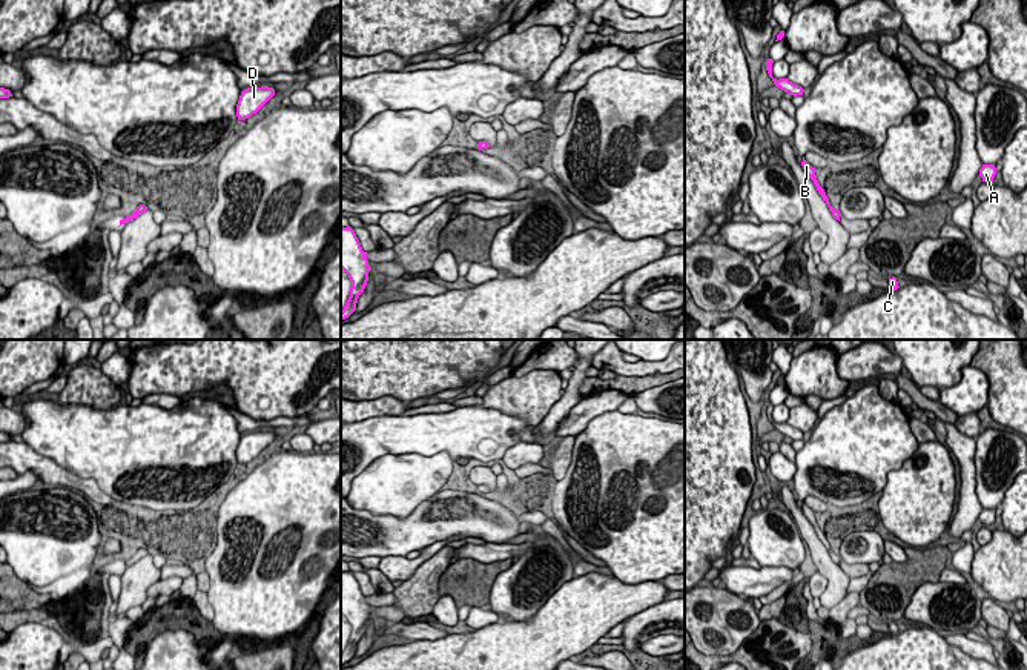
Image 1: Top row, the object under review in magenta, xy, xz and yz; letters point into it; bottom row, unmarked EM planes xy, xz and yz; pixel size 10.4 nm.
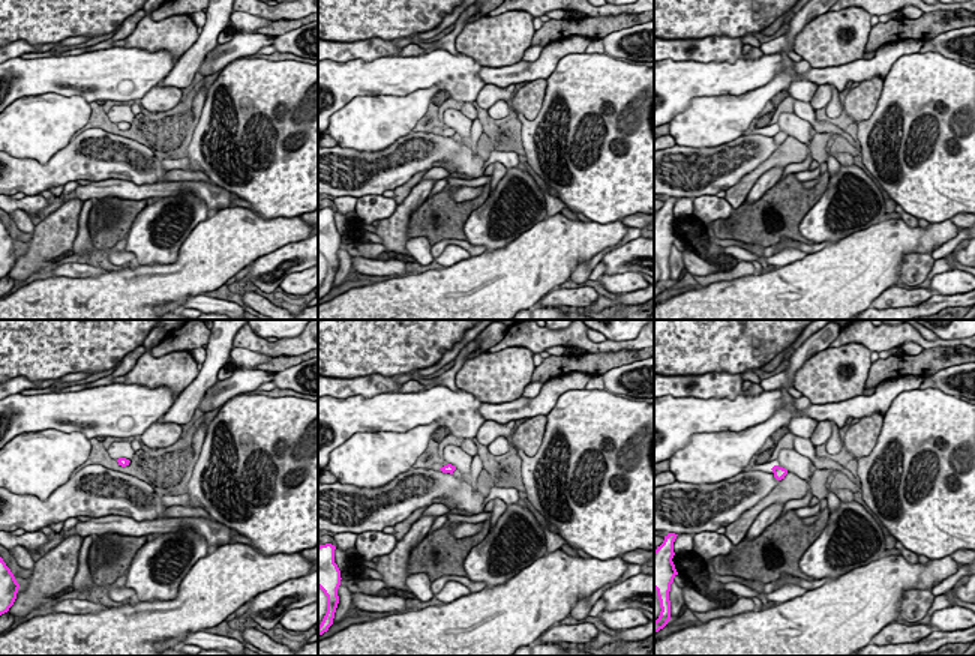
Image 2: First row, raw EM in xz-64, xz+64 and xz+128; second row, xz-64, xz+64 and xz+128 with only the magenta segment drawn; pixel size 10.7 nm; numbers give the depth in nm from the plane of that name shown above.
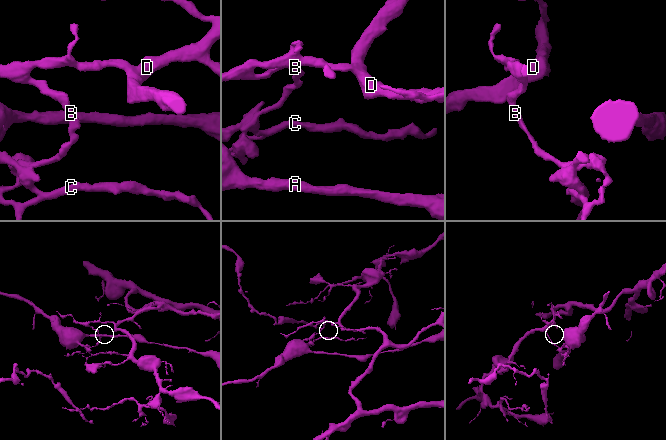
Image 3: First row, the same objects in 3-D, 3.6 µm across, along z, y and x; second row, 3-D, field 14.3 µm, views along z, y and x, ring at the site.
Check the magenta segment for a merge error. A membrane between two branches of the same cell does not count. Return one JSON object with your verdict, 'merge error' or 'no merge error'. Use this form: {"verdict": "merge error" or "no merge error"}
{"verdict": "merge error"}

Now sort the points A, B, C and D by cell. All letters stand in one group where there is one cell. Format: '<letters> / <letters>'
A C / B D

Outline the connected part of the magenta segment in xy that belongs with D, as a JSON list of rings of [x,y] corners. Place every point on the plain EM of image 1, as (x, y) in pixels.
[[[269,430],[244,433],[236,449],[238,464],[246,464],[256,458],[273,439],[275,433]]]

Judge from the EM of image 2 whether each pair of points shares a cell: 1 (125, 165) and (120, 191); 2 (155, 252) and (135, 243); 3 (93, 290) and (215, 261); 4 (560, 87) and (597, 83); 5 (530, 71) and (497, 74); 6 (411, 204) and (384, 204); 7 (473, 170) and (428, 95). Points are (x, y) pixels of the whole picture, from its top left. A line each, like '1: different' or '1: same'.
1: different
2: same
3: same
4: same
5: same
6: different
7: different

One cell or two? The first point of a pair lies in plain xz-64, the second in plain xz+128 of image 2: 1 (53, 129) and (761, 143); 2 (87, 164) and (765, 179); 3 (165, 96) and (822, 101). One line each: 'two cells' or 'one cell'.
1: two cells
2: two cells
3: one cell

